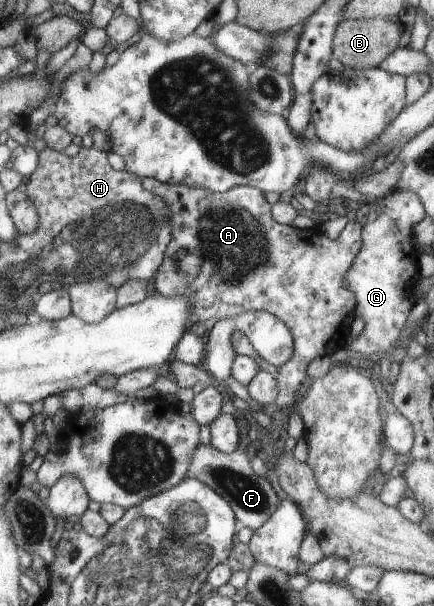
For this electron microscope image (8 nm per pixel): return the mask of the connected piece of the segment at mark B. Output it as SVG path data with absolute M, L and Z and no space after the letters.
M382 17L369 19L342 19L335 28L331 58L336 58L346 69L361 71L378 67L379 64L398 46L402 27Z

